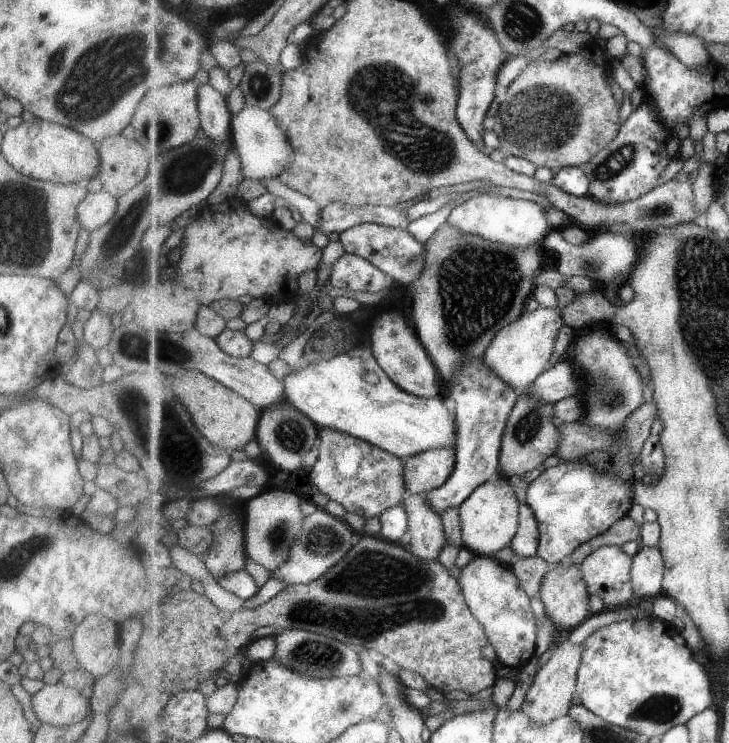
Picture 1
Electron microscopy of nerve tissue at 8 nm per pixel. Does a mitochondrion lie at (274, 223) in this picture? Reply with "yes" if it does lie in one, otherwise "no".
no

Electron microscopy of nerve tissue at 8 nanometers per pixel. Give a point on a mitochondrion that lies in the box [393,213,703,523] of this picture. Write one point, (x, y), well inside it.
(477, 286)

